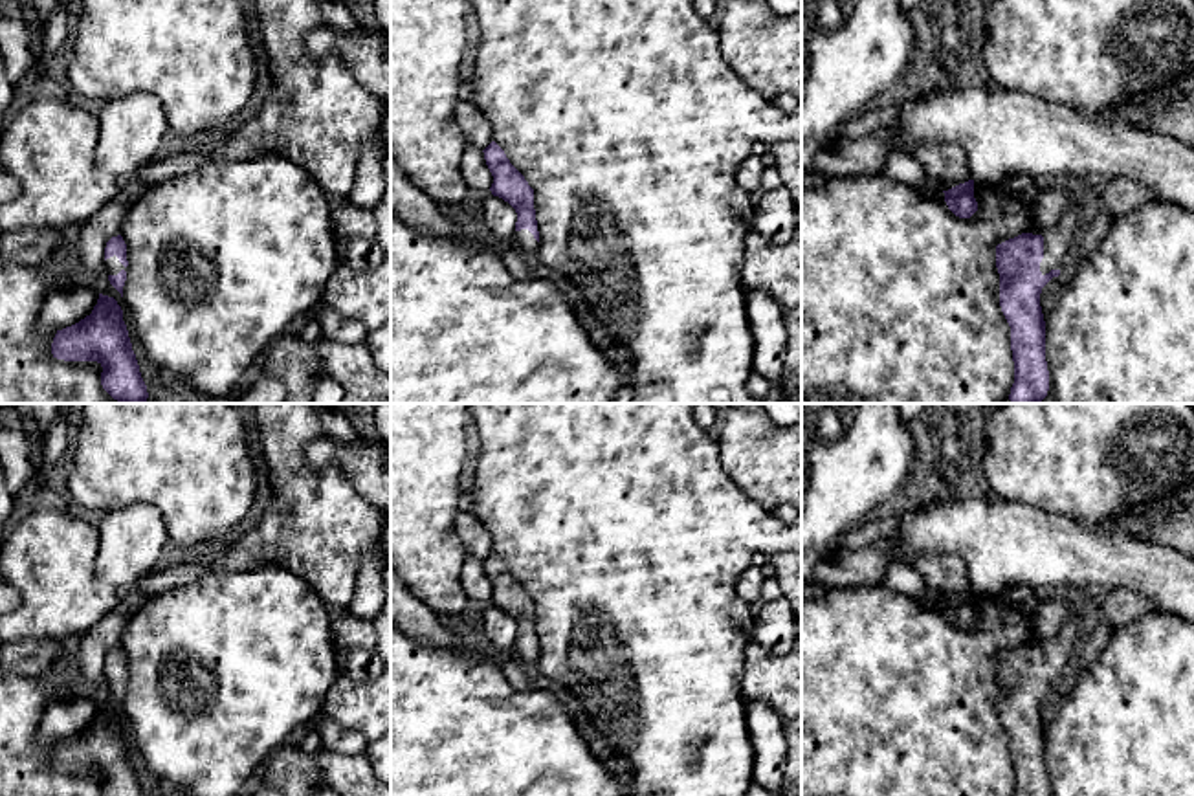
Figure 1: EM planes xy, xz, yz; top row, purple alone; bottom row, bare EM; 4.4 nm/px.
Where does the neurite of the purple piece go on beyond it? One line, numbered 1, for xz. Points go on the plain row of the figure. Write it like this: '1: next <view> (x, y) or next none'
1: next xz (525, 653)

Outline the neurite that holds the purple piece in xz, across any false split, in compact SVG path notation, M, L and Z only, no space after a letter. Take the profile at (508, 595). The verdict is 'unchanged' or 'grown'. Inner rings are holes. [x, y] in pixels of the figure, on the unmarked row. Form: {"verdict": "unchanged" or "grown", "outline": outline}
{"verdict": "grown", "outline": "M492 552L482 563L493 587L493 594L490 598L492 605L508 613L517 624L514 649L515 658L525 668L537 666L539 642L534 620L534 600L510 574L504 561L495 552Z"}

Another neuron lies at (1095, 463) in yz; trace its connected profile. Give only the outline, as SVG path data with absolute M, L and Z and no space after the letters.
M1000 404L987 415L985 448L981 457L972 464L983 492L992 492L1000 499L1022 501L1042 508L1069 515L1091 526L1119 528L1128 514L1141 514L1148 501L1165 495L1181 497L1185 484L1194 481L1194 405L1192 404Z

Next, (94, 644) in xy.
M127 589L121 594L117 609L88 633L81 635L77 658L90 695L95 695L105 684L106 653L112 647L121 646L121 636L128 620L149 602L149 598L149 594L143 594L138 589Z

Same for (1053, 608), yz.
M1045 592L1033 616L1034 631L1040 646L1049 644L1060 631L1066 616L1078 603L1077 596L1069 592Z

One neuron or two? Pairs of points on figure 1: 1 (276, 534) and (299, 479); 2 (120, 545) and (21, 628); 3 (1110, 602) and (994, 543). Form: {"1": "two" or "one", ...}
{"1": "one", "2": "two", "3": "two"}

